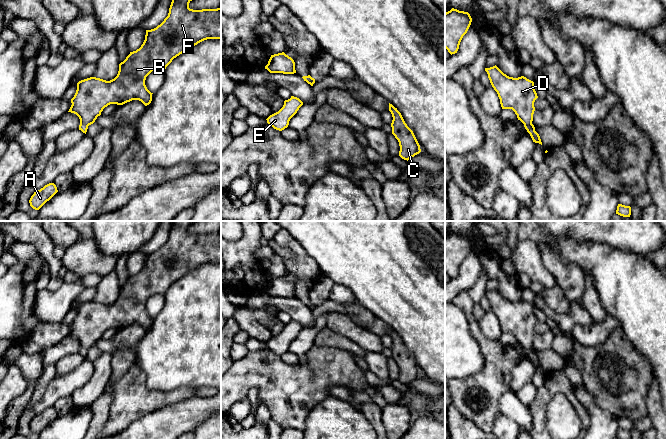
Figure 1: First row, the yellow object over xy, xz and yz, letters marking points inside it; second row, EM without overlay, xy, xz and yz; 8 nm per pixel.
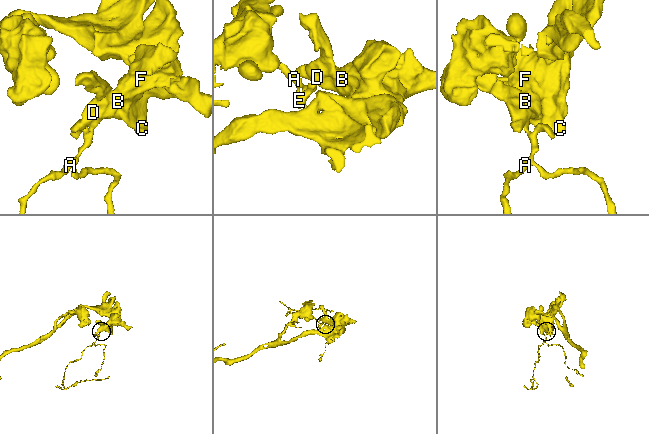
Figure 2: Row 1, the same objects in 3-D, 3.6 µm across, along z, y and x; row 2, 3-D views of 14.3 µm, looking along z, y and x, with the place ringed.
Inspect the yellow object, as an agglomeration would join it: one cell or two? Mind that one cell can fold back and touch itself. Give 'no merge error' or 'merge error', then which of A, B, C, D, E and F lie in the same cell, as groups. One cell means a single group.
no merge error; groups A B C D E F

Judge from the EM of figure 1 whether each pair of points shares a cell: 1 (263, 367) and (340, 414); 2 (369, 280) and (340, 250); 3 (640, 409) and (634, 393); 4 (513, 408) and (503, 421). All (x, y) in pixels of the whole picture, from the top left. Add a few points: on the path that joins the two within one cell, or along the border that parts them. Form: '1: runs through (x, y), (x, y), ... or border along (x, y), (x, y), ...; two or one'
1: border along (329, 394), (309, 412), (305, 420); two
2: runs through (363, 273), (347, 257); one
3: runs through (636, 405), (634, 397); one
4: border along (499, 411), (512, 419), (520, 427); two

